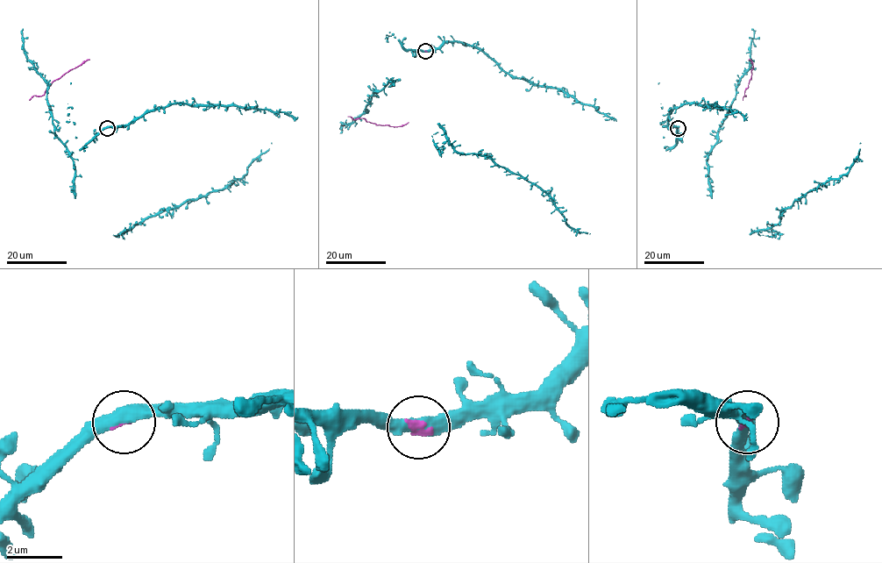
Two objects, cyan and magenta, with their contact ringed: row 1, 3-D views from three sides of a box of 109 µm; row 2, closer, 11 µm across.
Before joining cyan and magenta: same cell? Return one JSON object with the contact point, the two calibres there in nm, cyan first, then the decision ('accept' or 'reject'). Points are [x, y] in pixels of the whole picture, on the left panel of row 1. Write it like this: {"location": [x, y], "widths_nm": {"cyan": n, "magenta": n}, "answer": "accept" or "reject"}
{"location": [107, 128], "widths_nm": {"cyan": 480, "magenta": 150}, "answer": "accept"}

